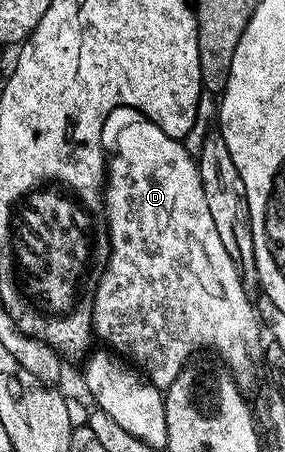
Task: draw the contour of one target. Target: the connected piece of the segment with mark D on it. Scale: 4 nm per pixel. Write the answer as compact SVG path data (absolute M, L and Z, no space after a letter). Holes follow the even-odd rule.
M117 108L108 114L108 118L102 127L102 147L108 153L106 175L104 177L104 208L106 204L106 220L110 223L110 257L106 260L106 269L98 280L98 289L92 295L92 323L99 341L109 346L117 355L127 359L137 366L143 373L148 374L148 379L158 388L169 388L170 383L187 367L189 358L193 352L209 350L219 356L217 359L239 381L245 382L254 372L254 347L258 344L258 328L260 329L260 317L255 301L250 301L251 293L242 285L242 276L238 273L238 267L234 265L234 259L224 250L224 242L220 242L220 234L216 234L216 222L212 222L212 213L208 211L208 198L204 198L204 186L200 182L197 159L186 149L187 145L180 140L174 140L160 126L156 126L145 119L141 112L135 108ZM164 296L170 296L170 306L174 306L174 318L168 318L168 310L164 310ZM206 336L210 336L214 342L206 342Z

